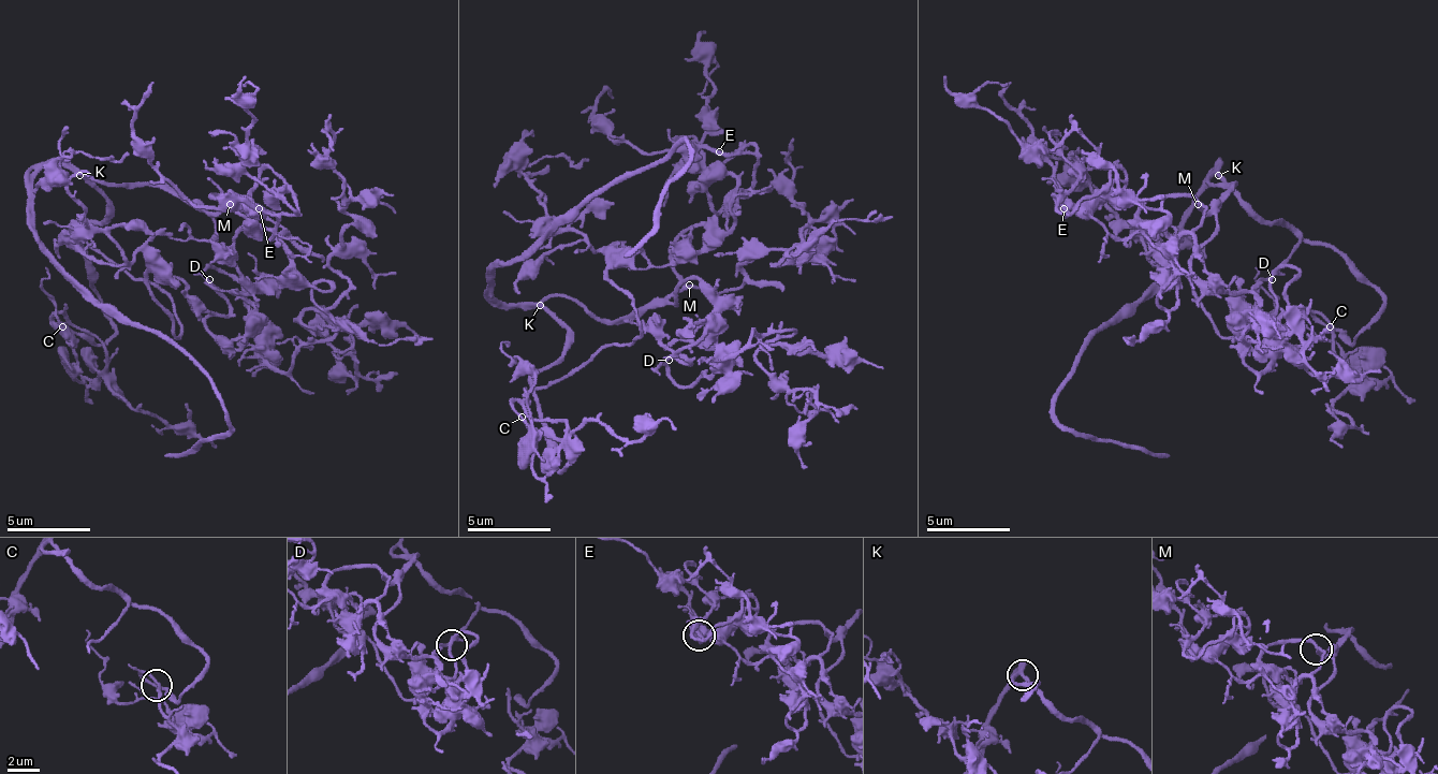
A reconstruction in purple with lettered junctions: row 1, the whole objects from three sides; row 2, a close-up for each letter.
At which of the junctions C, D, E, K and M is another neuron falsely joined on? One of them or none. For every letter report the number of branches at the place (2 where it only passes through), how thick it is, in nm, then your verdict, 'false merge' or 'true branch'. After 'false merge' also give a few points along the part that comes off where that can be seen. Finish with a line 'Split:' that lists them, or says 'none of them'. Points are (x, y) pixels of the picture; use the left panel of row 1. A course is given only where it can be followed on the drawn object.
C: 3 | 150 nm | true branch
D: 3 | 200 nm | true branch
E: 3 | 190 nm | true branch
K: 3 | 280 nm | true branch
M: 3 | 180 nm | true branch
Split: none of them

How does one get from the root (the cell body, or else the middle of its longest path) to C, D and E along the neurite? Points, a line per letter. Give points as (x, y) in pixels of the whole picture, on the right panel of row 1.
C: (1231, 184), (1209, 179), (1222, 179), (1260, 217), (1326, 242), (1380, 296), (1380, 312), (1351, 341), (1331, 325)
D: (1231, 184), (1231, 192), (1218, 208), (1218, 233), (1193, 259), (1193, 271), (1231, 292), (1251, 292), (1272, 279)
E: (1231, 184), (1205, 213), (1189, 195), (1152, 195), (1130, 237), (1064, 208)

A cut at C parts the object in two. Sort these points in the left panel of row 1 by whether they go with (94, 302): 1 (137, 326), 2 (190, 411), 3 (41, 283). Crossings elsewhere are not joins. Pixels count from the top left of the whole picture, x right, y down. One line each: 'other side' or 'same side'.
1: same side
2: other side
3: other side

